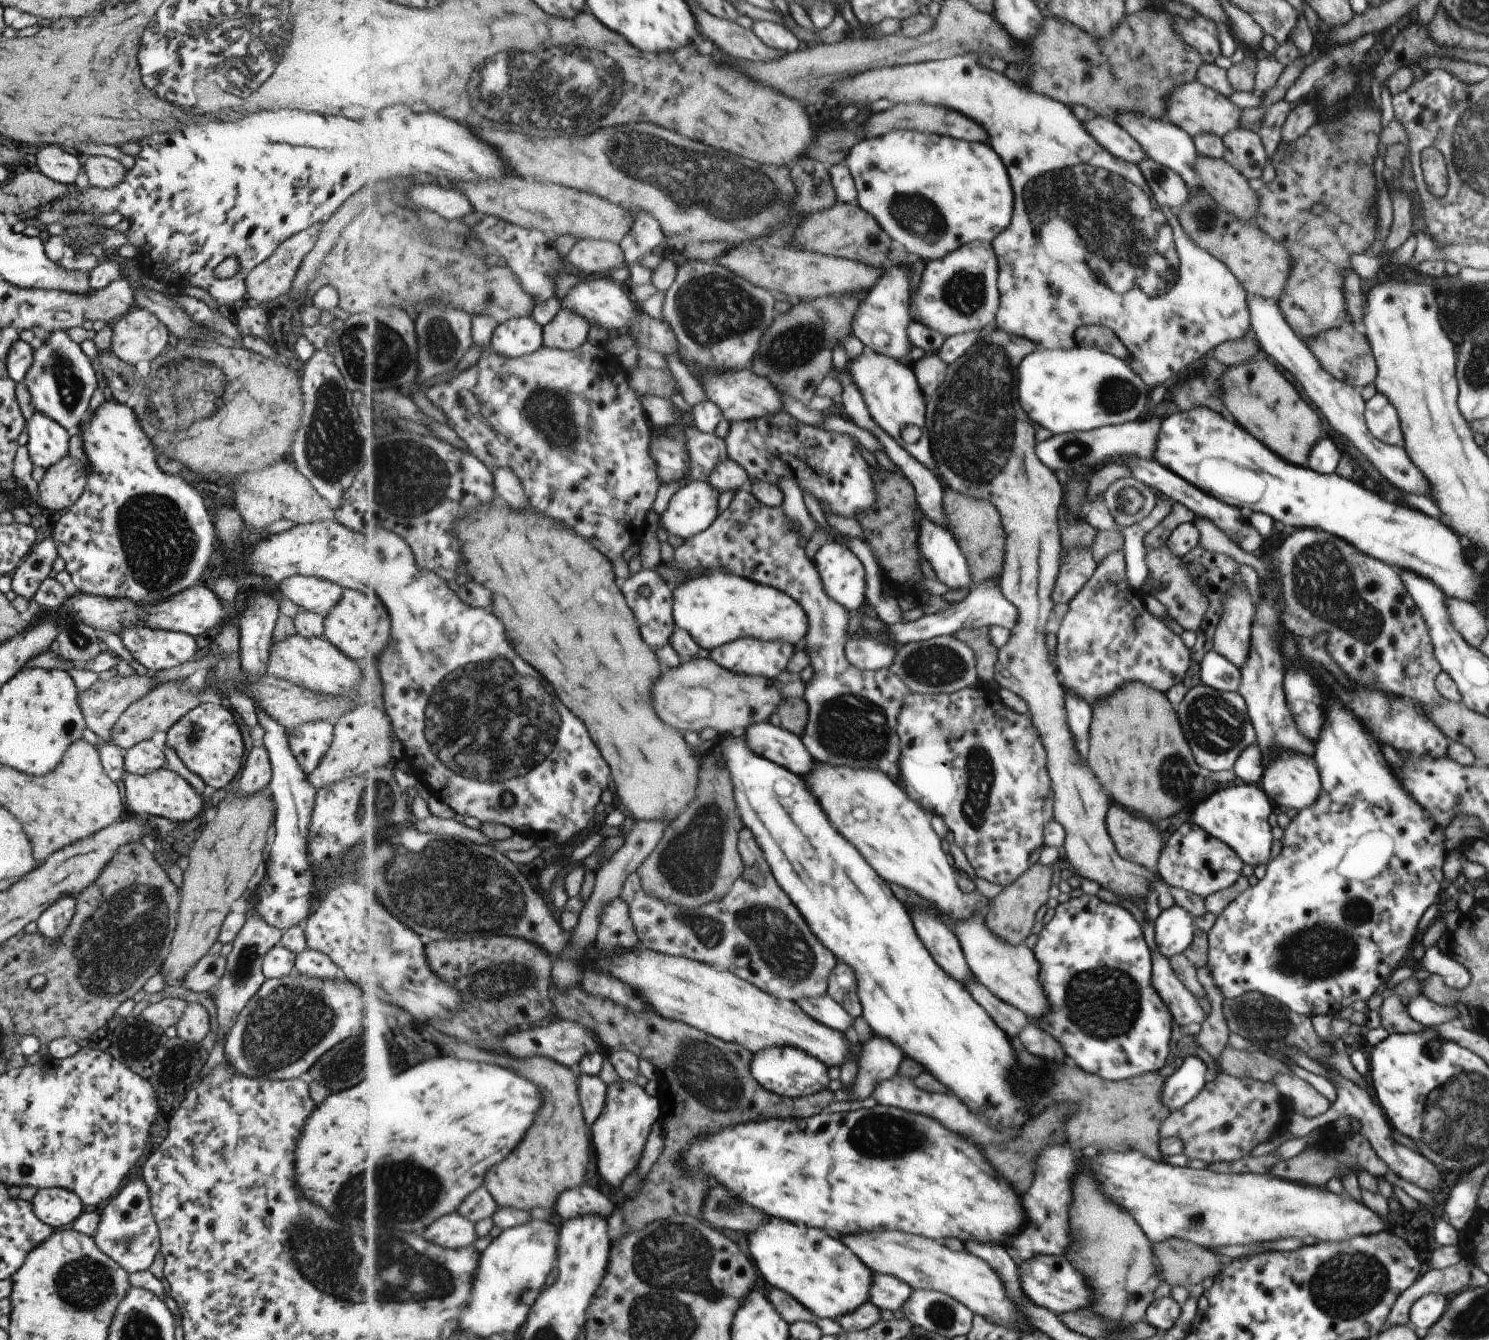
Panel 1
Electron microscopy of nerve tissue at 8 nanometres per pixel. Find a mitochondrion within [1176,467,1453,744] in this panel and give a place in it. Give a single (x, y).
(1323, 583)

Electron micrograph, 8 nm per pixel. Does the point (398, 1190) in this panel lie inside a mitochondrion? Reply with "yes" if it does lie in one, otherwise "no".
yes

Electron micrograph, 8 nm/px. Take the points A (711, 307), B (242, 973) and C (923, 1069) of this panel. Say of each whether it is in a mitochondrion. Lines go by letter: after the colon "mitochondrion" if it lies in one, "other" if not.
A: mitochondrion
B: mitochondrion
C: other

